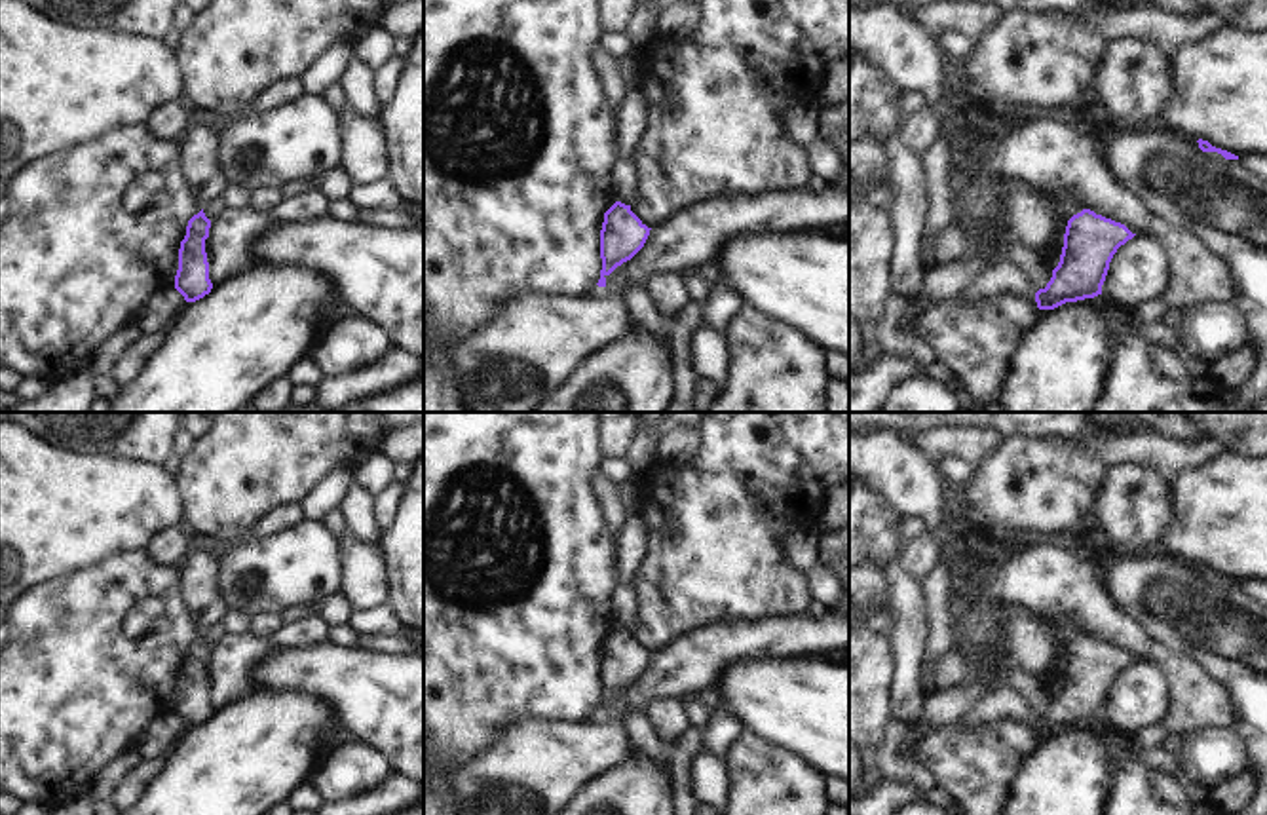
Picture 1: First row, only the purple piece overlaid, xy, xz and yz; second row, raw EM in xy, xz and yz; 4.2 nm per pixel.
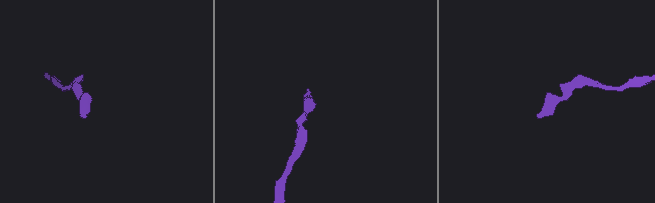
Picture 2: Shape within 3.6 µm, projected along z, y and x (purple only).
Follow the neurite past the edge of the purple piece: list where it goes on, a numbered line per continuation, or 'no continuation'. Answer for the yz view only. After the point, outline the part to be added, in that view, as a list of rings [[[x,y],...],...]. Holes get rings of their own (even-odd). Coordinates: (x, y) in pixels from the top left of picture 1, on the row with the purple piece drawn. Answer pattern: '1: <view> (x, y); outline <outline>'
1: yz (1003, 276); outline [[[1003,260],[993,264],[959,296],[971,304],[976,304],[978,300],[997,293],[1012,293],[1035,300],[1037,291],[1039,285],[1022,268],[1009,260]]]

